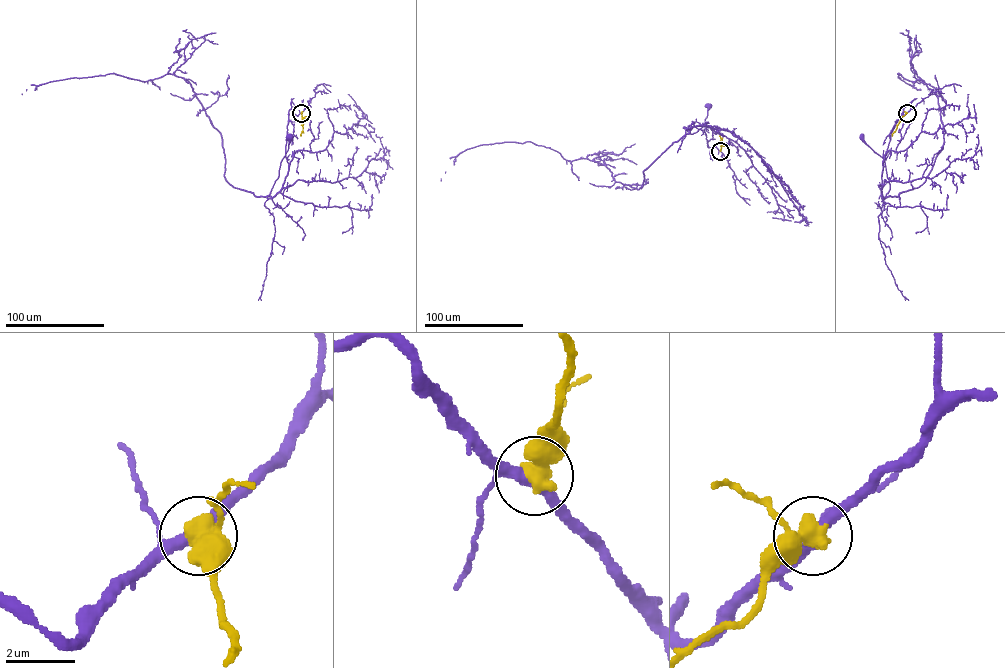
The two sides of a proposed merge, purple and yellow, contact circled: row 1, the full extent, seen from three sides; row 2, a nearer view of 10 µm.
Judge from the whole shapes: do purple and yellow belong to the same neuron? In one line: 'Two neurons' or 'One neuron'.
Two neurons

